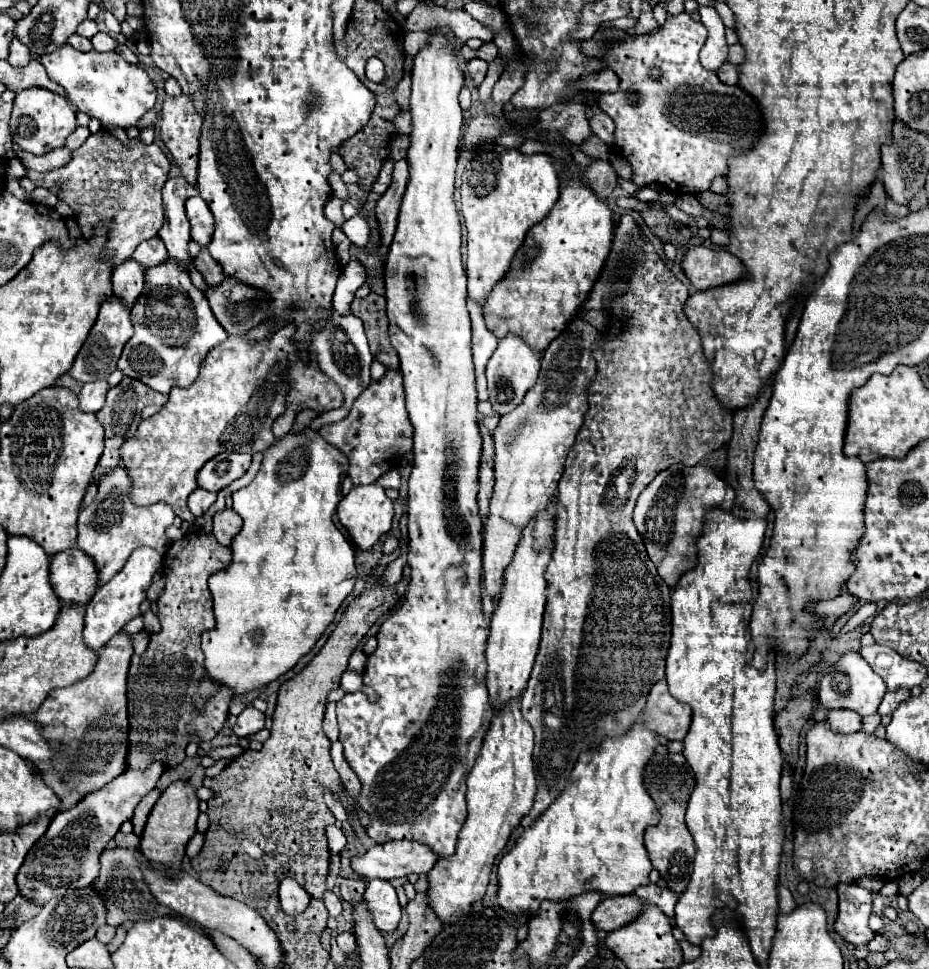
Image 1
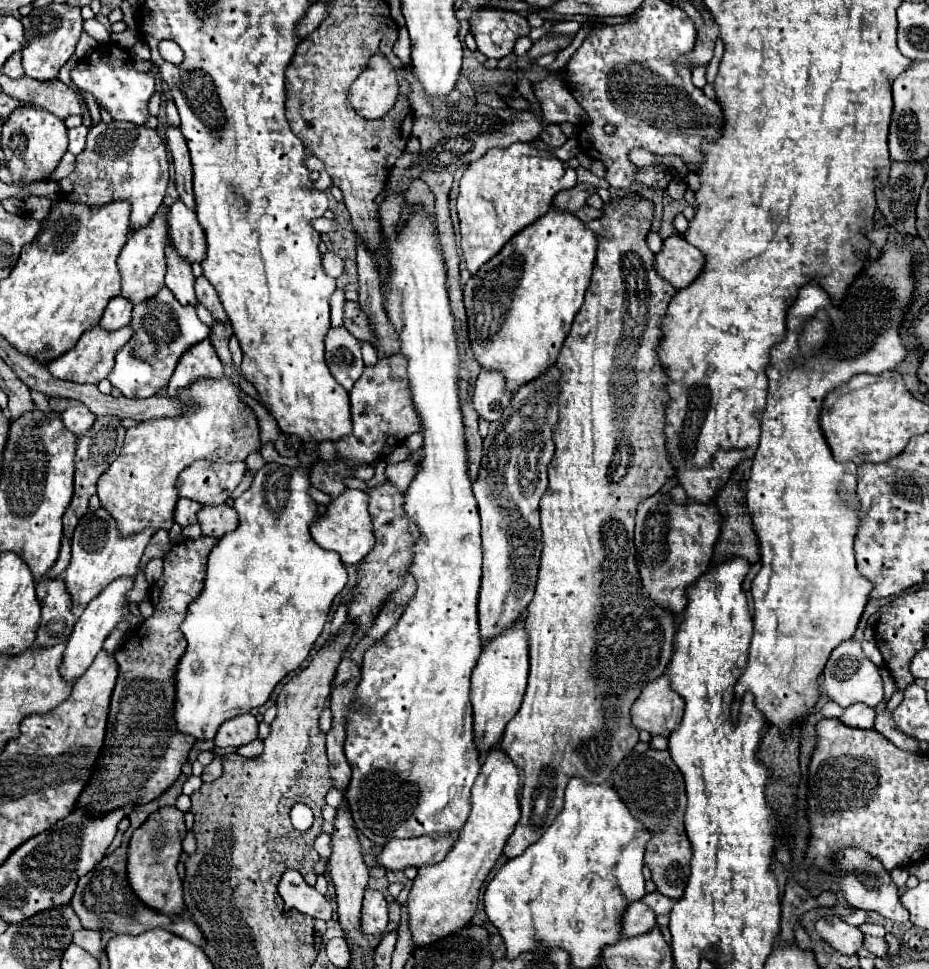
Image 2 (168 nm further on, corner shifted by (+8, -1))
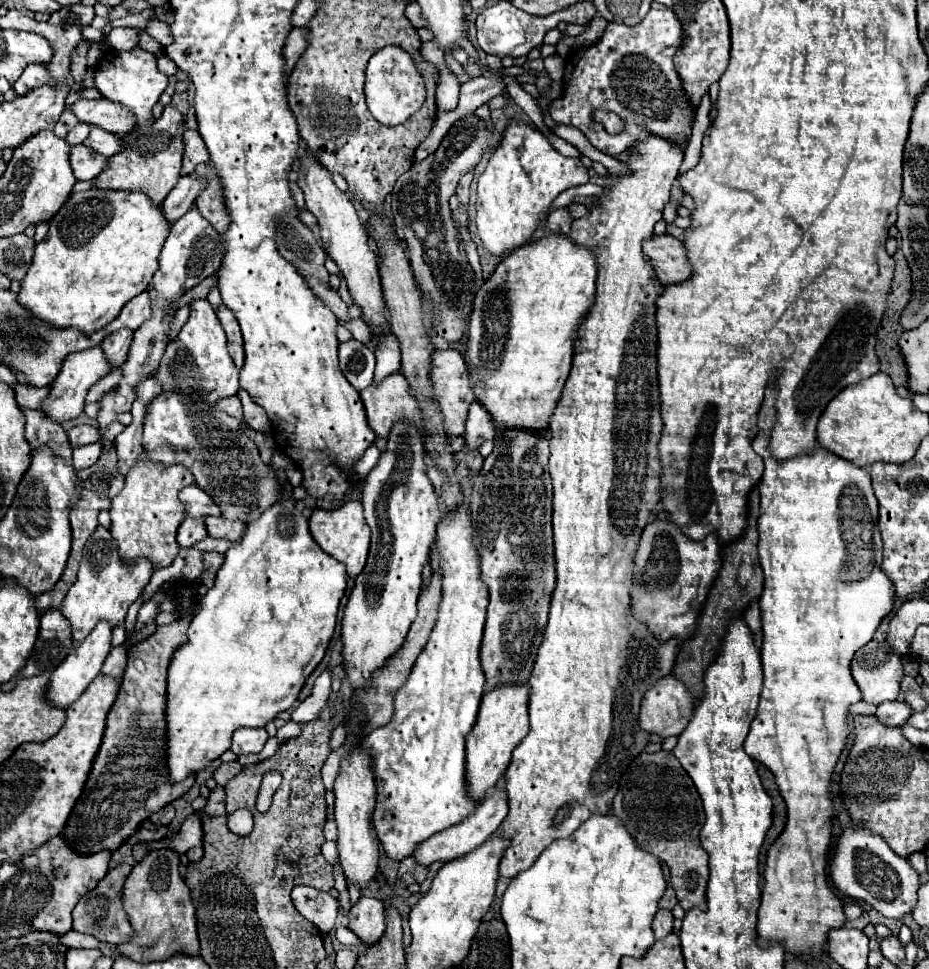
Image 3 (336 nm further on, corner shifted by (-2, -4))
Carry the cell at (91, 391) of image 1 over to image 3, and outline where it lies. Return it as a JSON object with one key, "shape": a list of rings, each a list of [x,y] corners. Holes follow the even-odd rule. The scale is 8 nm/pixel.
{"shape":[[[75,425],[69,431],[69,441],[71,445],[85,445],[85,443],[95,443],[99,441],[99,429],[95,425]]]}

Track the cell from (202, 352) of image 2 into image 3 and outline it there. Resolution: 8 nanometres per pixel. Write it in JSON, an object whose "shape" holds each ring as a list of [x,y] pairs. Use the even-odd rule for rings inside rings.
{"shape":[[[207,299],[191,301],[189,321],[167,345],[159,373],[161,381],[165,381],[165,393],[149,405],[143,423],[143,447],[153,461],[163,461],[165,465],[183,463],[195,475],[195,483],[217,499],[227,519],[249,523],[273,505],[277,497],[291,495],[291,485],[277,493],[277,475],[259,459],[255,443],[239,431],[243,423],[213,409],[213,401],[237,393],[239,369],[227,353],[225,331]]]}

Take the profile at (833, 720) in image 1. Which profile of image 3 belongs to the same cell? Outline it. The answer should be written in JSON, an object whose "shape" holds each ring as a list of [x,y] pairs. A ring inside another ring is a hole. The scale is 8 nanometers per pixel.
{"shape":[[[893,701],[893,703],[877,705],[875,717],[879,719],[881,725],[903,727],[907,723],[907,719],[911,717],[911,713],[913,713],[913,709],[905,701]]]}

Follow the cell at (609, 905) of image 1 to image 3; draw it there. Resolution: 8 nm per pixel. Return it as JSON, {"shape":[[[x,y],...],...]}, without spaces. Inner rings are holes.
{"shape":[[[667,909],[657,911],[657,939],[667,937],[673,931],[673,915]]]}

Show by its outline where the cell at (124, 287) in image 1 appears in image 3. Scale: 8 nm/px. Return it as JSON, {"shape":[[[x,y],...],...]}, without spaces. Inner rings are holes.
{"shape":[[[119,329],[119,331],[107,335],[101,341],[101,349],[109,357],[109,361],[113,361],[113,369],[125,363],[129,347],[131,347],[131,341],[133,341],[133,331],[131,329]]]}

